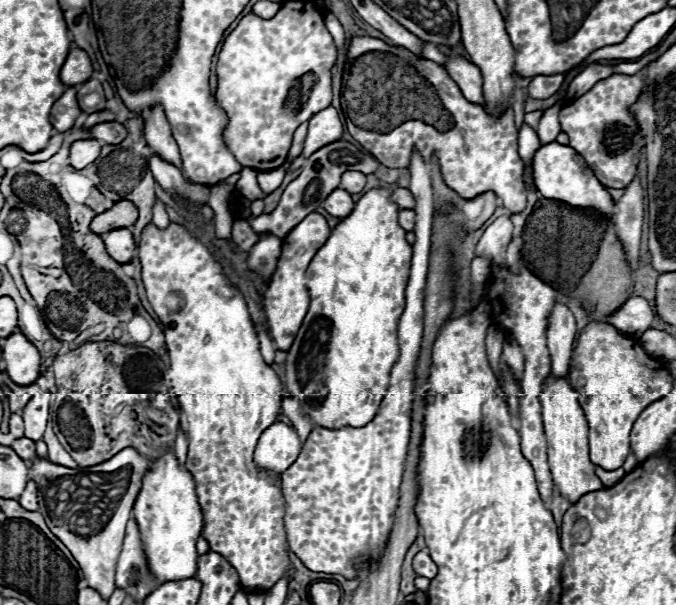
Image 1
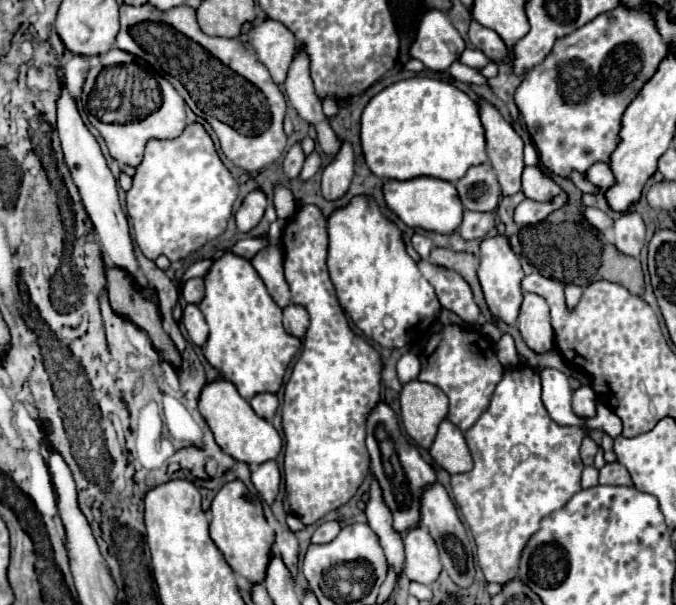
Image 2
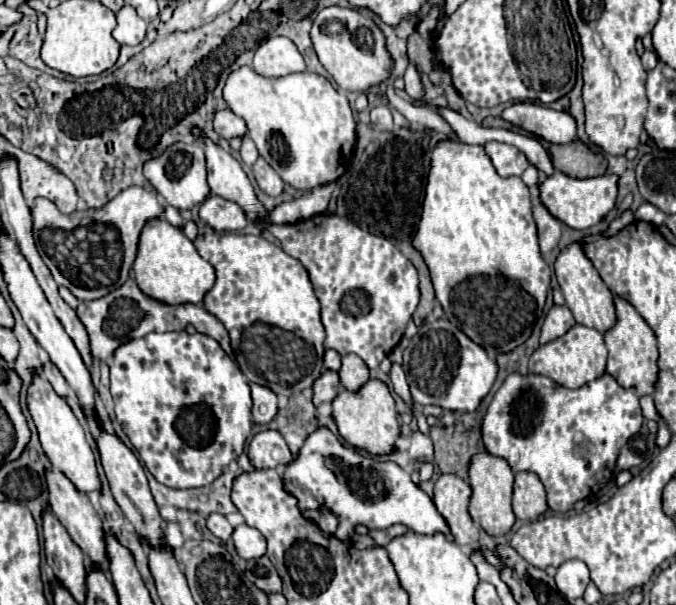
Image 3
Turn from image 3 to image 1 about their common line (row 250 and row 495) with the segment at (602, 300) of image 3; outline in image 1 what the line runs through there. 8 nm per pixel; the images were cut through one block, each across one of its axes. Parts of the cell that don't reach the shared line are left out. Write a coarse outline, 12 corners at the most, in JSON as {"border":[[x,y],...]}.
{"border":[[568,382],[540,394],[548,464],[576,504],[604,484],[588,454],[588,422]]}

